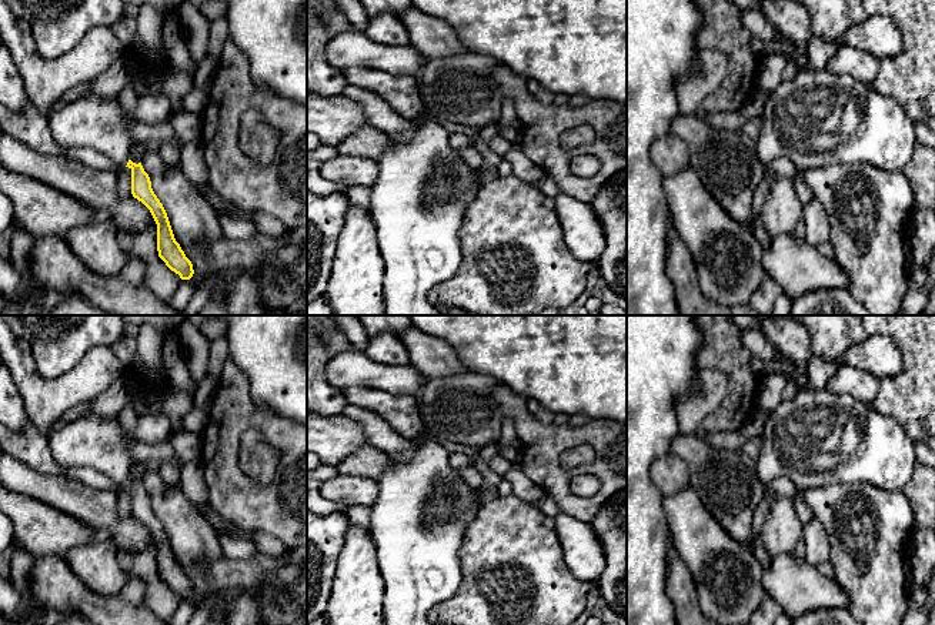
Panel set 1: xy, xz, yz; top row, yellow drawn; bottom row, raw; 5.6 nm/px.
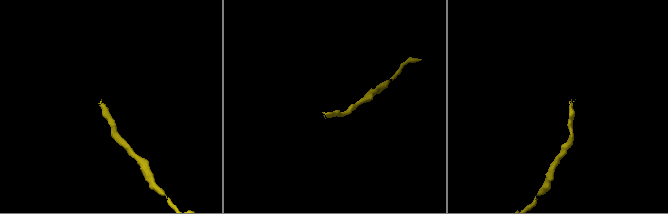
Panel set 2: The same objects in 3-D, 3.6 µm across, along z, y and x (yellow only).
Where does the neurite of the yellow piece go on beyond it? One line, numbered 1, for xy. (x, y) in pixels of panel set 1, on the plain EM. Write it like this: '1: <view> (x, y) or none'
1: xy (99, 443)

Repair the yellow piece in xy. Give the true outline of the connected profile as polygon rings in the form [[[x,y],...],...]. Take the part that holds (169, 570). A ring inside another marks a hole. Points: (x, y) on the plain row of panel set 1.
[[[143,412],[133,430],[123,427],[117,418],[80,417],[60,430],[50,432],[49,448],[64,468],[91,467],[131,489],[131,514],[151,532],[157,544],[157,571],[166,585],[190,599],[194,594],[191,581],[176,561],[167,532],[151,508],[148,494],[141,482],[130,479],[133,459],[128,452],[131,441],[158,444],[173,434],[173,422],[161,412]]]

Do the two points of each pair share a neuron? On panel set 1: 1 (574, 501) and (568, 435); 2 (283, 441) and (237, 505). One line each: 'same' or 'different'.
1: same
2: same

